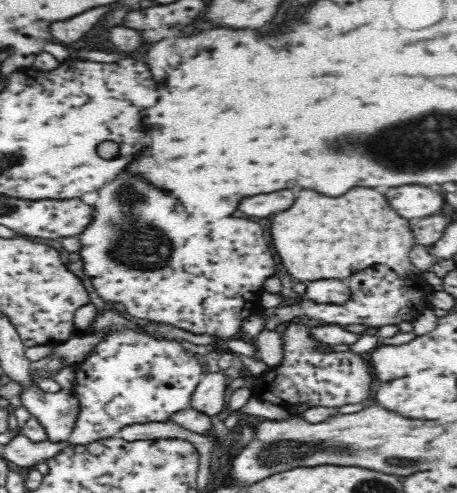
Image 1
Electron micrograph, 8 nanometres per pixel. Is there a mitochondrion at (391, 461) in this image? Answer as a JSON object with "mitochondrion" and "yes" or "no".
{"mitochondrion":"yes"}

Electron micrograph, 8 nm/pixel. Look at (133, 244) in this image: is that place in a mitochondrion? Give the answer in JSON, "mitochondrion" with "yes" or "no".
{"mitochondrion":"yes"}

